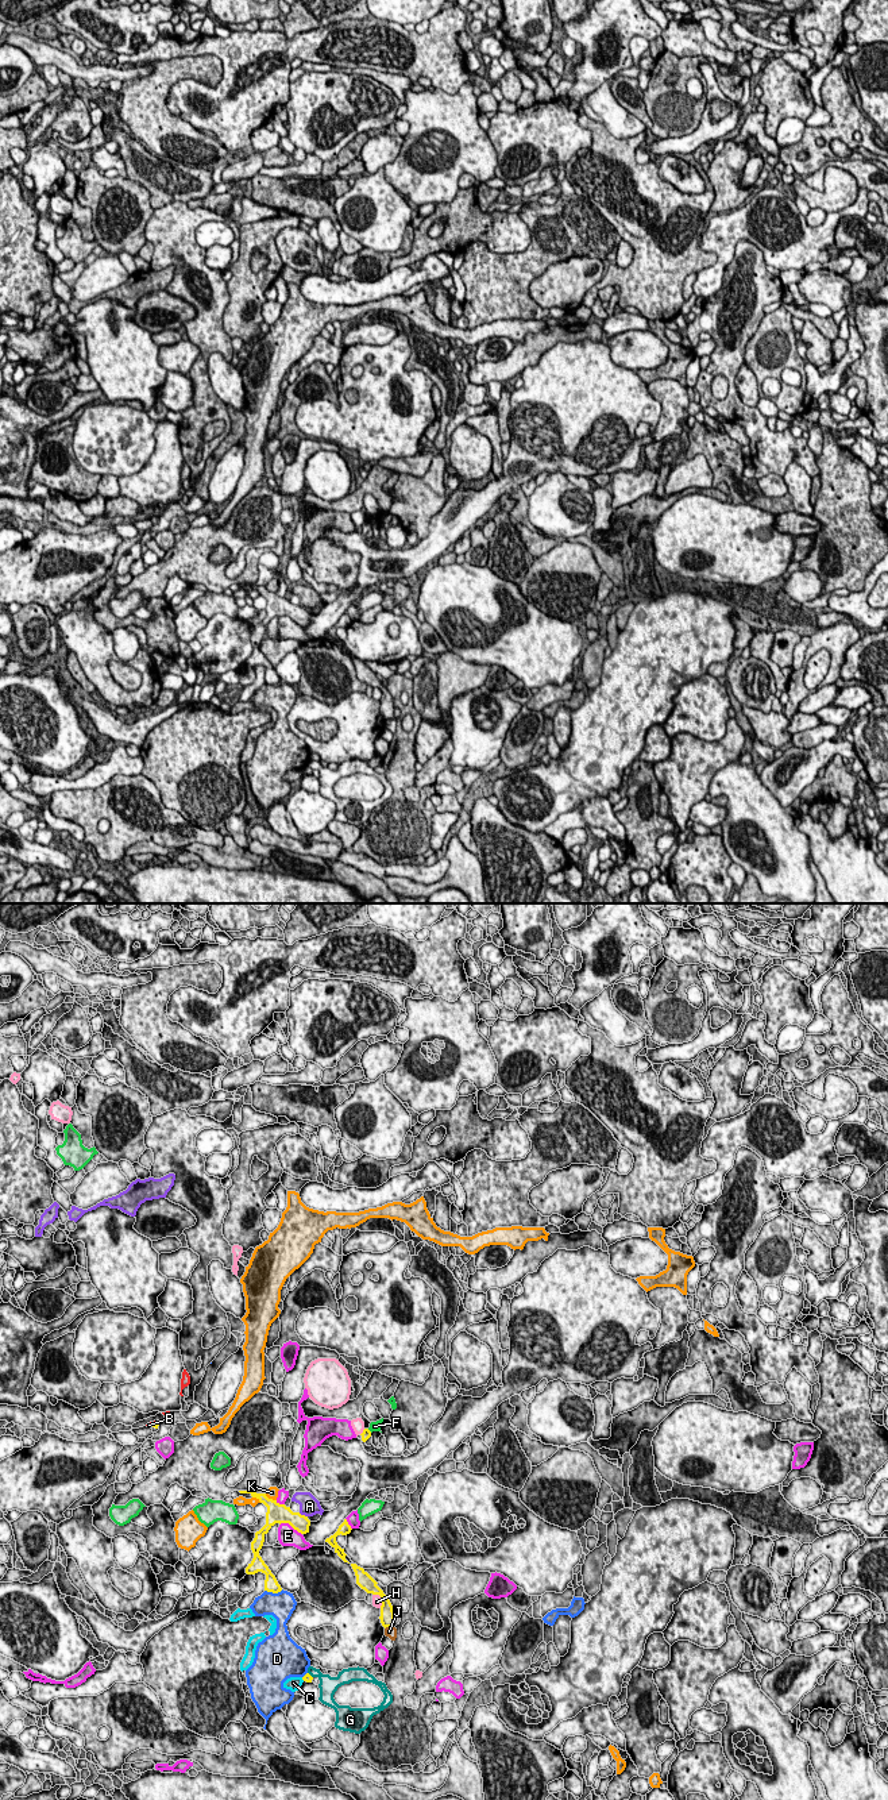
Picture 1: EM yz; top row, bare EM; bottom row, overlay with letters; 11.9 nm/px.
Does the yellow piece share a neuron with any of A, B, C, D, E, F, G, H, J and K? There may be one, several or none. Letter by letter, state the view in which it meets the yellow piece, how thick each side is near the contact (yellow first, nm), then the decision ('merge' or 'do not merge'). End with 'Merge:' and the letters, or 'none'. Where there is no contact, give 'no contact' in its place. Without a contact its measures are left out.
A: contact in yz; calibres 220 and 240 nm; do not merge
B: contact in yz; calibres 60 and 60 nm; do not merge
C: contact in yz; calibres 90 and 160 nm; do not merge
D: contact in yz; calibres 160 and 320 nm; do not merge
E: contact in yz; calibres 240 and 220 nm; do not merge
F: contact in yz; calibres 120 and 130 nm; do not merge
G: contact in yz; calibres 90 and 200 nm; do not merge
H: contact in yz; calibres 180 and 130 nm; do not merge
J: contact in yz; calibres 160 and 130 nm; do not merge
K: contact in yz; calibres 240 and 140 nm; do not merge
Merge: none

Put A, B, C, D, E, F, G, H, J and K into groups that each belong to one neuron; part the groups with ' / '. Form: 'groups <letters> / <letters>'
groups A / B / C / D / E / F / G / H / J / K

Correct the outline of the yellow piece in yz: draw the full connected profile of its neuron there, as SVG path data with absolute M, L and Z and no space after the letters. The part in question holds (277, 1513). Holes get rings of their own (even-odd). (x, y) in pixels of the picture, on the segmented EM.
M239 1491L240 1493L250 1493L252 1498L256 1498L260 1503L267 1507L266 1512L266 1525L255 1533L255 1538L251 1542L251 1550L254 1553L252 1561L246 1568L247 1574L255 1574L262 1572L266 1574L265 1580L265 1591L278 1593L282 1591L281 1585L278 1584L275 1576L271 1573L269 1566L265 1564L262 1557L259 1556L259 1550L263 1546L265 1535L275 1523L289 1523L294 1530L301 1534L309 1533L310 1520L308 1516L301 1515L300 1512L293 1512L290 1507L285 1504L279 1504L277 1500L269 1499L266 1493L256 1493L255 1491Z

